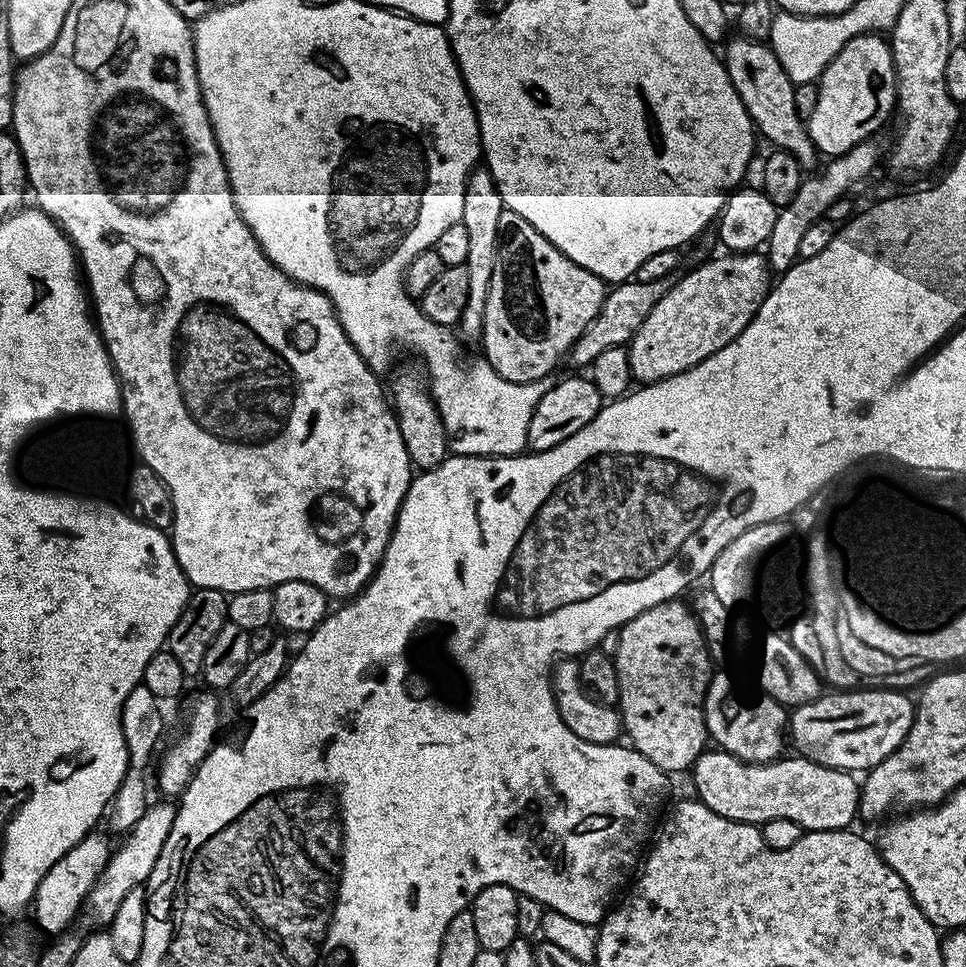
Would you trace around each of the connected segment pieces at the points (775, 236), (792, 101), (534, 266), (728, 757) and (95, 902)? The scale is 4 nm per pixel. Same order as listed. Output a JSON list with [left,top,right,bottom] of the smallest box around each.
[[766,138,882,273],[722,36,818,169],[483,211,606,384],[690,750,862,832],[86,802,177,928]]

